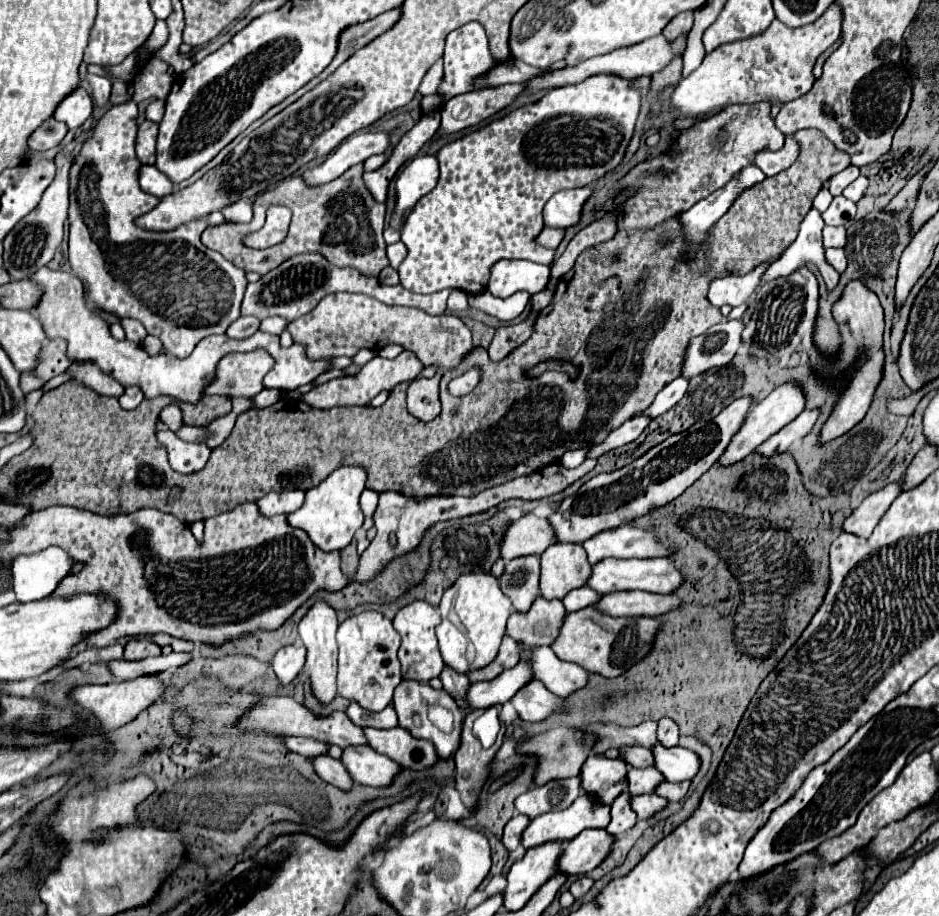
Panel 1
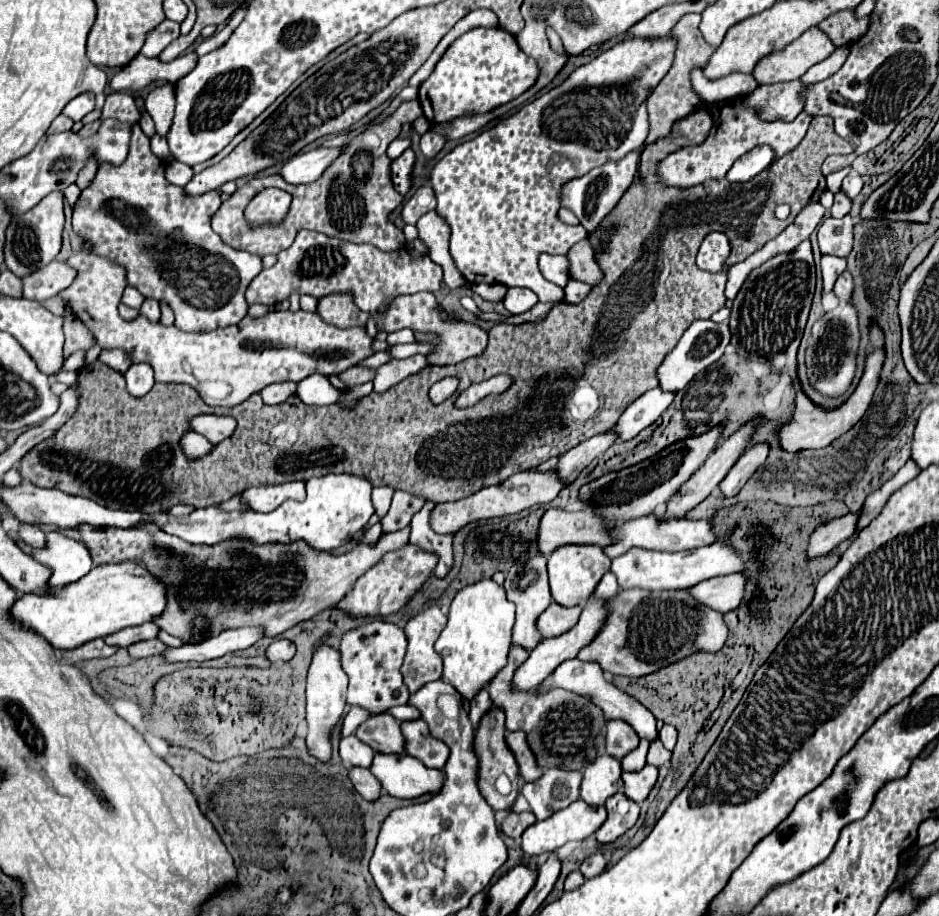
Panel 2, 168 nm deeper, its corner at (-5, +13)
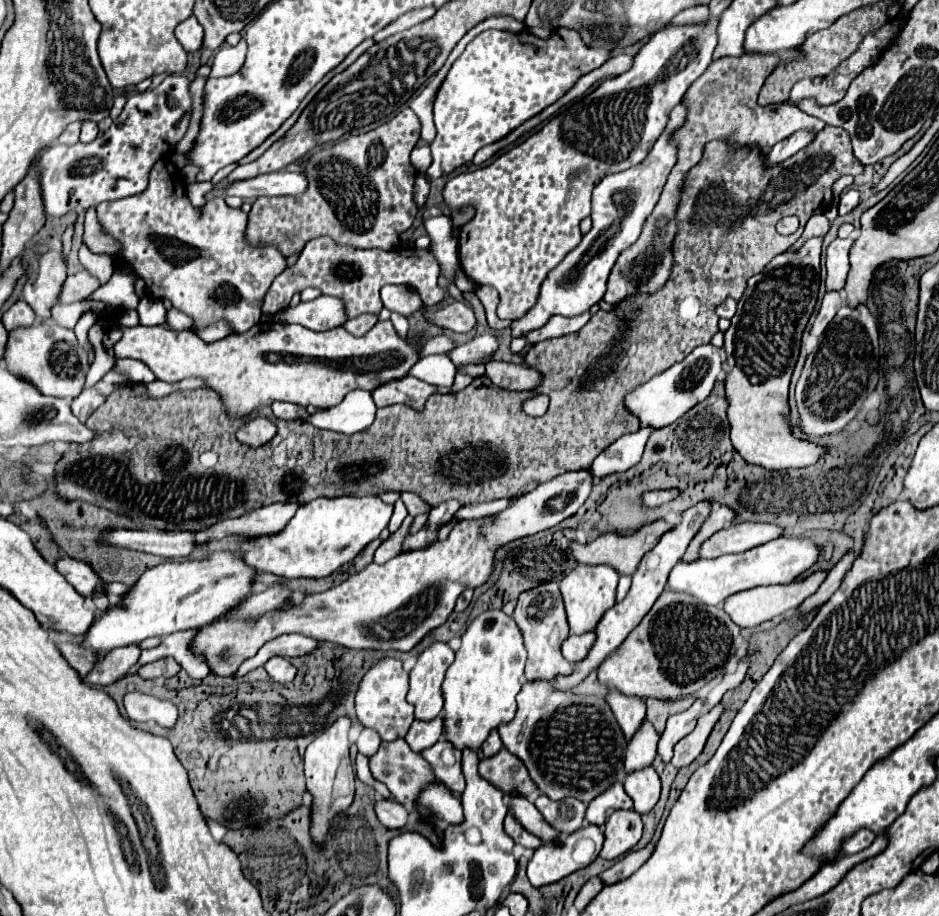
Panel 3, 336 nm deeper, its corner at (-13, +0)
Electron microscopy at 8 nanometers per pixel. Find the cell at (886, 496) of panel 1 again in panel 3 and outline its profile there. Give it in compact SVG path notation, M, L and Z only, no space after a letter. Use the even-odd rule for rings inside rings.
M816 570L814 574L810 574L808 578L802 578L802 580L794 580L790 584L782 584L782 586L756 586L756 588L750 588L750 590L742 590L742 592L736 592L732 596L728 596L724 600L724 612L732 618L734 624L738 624L740 628L754 628L754 626L760 626L762 622L766 620L772 620L780 614L786 614L786 612L792 612L796 610L808 596L812 596L818 586L824 582L828 570Z

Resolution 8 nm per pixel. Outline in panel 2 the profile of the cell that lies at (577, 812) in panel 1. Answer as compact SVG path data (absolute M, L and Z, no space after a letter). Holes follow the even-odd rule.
M578 799L570 807L566 807L562 811L556 811L550 819L538 821L536 825L528 827L522 835L522 851L530 857L536 857L540 853L552 853L568 841L582 841L582 839L590 837L604 823L604 819L606 819L606 809L604 807L594 807L594 805L588 805L588 803Z

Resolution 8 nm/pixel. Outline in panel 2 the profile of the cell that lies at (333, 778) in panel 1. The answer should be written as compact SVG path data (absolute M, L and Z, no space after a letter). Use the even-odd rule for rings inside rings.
M352 767L350 769L350 781L354 783L354 789L368 801L376 801L382 795L382 787L380 781L372 775L370 769L362 769L362 767Z

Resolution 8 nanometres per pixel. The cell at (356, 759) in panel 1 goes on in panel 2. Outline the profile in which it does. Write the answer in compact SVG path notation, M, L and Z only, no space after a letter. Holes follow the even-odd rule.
M374 755L372 773L380 779L384 791L398 799L418 799L426 793L436 795L444 787L444 773L428 769L410 755Z

